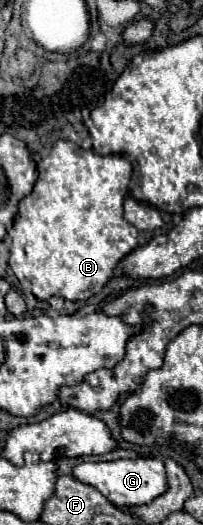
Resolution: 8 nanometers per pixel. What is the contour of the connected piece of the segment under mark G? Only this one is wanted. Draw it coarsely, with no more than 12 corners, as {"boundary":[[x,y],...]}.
{"boundary":[[155,458],[81,462],[73,478],[115,506],[167,490]]}

